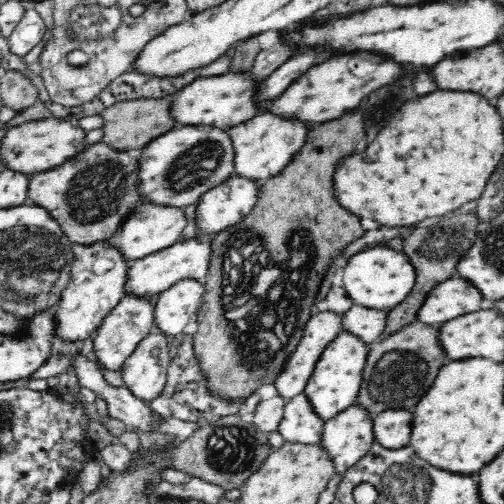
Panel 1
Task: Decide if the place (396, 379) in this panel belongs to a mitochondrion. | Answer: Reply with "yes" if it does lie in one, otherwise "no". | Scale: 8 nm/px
yes

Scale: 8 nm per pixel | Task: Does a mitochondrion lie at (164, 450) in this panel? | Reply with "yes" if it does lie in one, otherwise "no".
no

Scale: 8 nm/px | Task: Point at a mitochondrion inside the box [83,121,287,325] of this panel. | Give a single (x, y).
(194, 166)

